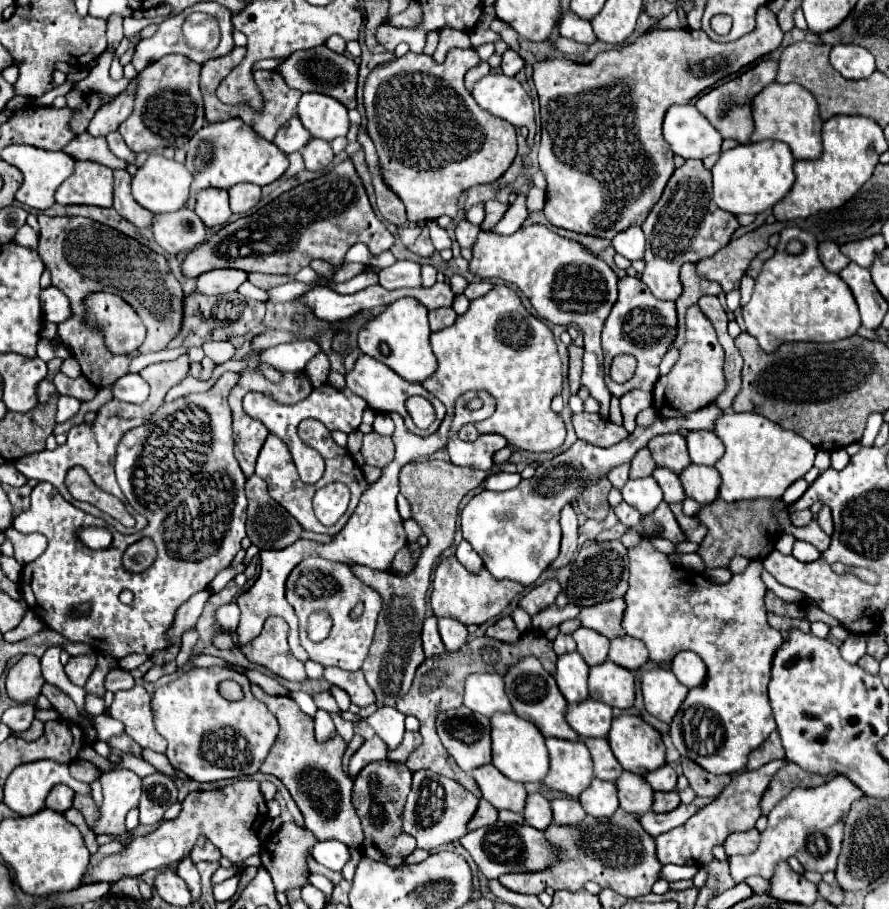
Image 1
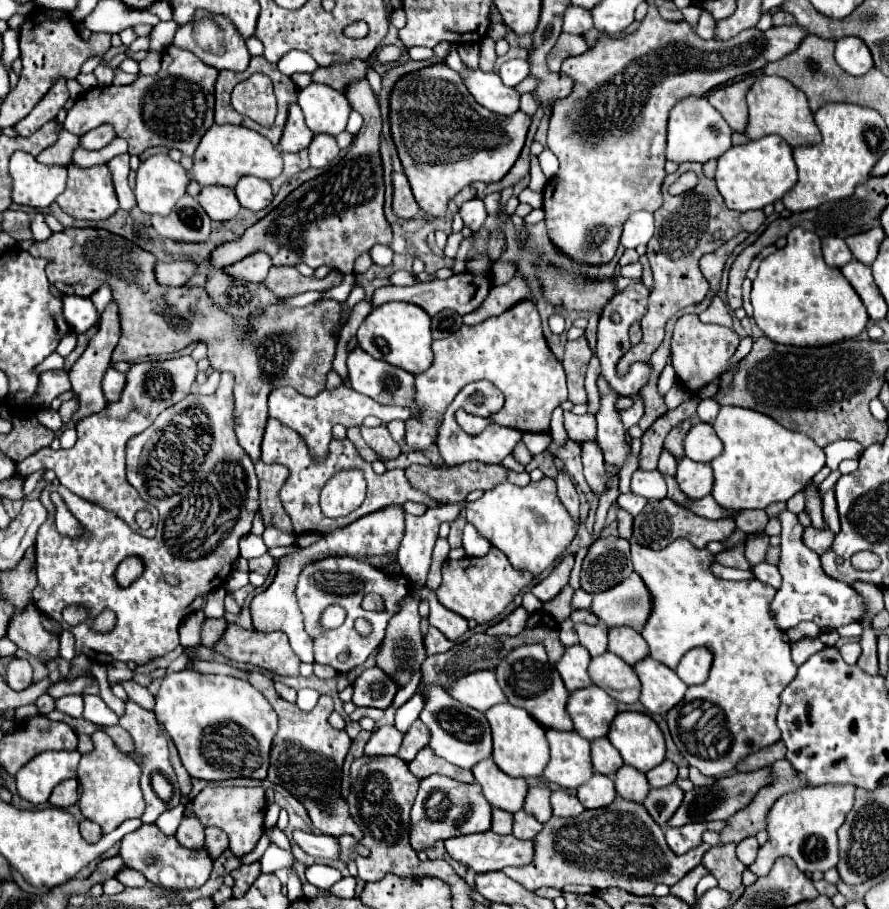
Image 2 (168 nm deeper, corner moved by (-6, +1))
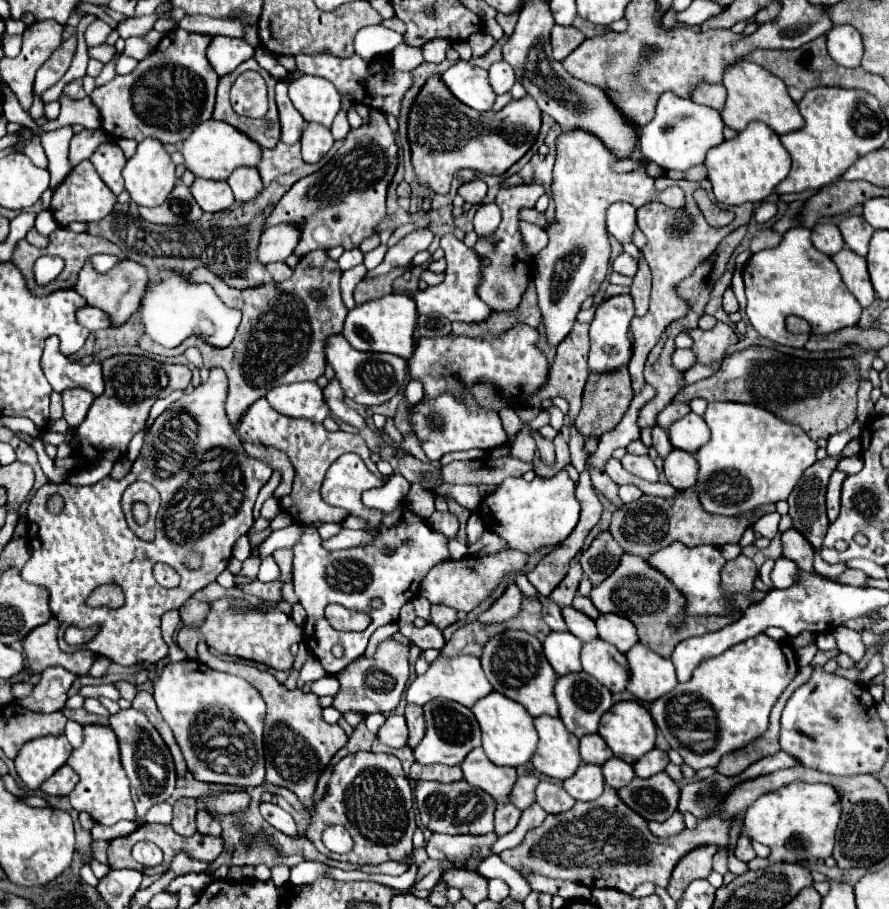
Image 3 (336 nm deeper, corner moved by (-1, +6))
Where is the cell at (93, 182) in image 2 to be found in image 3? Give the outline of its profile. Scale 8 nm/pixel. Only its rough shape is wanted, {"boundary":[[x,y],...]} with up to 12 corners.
{"boundary":[[89,160],[53,192],[59,226],[95,222],[115,206]]}

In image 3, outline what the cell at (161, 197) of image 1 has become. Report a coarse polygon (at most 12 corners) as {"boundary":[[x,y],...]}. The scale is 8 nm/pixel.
{"boundary":[[145,138],[123,168],[141,206],[161,206],[177,182],[157,138]]}

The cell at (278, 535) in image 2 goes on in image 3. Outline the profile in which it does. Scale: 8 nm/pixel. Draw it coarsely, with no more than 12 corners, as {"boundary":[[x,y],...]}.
{"boundary":[[277,498],[265,500],[263,518],[273,520],[281,512]]}

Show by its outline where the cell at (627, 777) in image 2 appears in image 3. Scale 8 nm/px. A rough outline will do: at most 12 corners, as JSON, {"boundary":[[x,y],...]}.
{"boundary":[[609,758],[603,766],[605,784],[625,786],[635,776],[633,766],[621,758]]}

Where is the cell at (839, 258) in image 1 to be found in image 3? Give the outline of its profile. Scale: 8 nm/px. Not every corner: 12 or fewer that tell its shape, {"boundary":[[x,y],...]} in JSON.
{"boundary":[[815,224],[811,242],[827,256],[845,246],[835,224]]}

